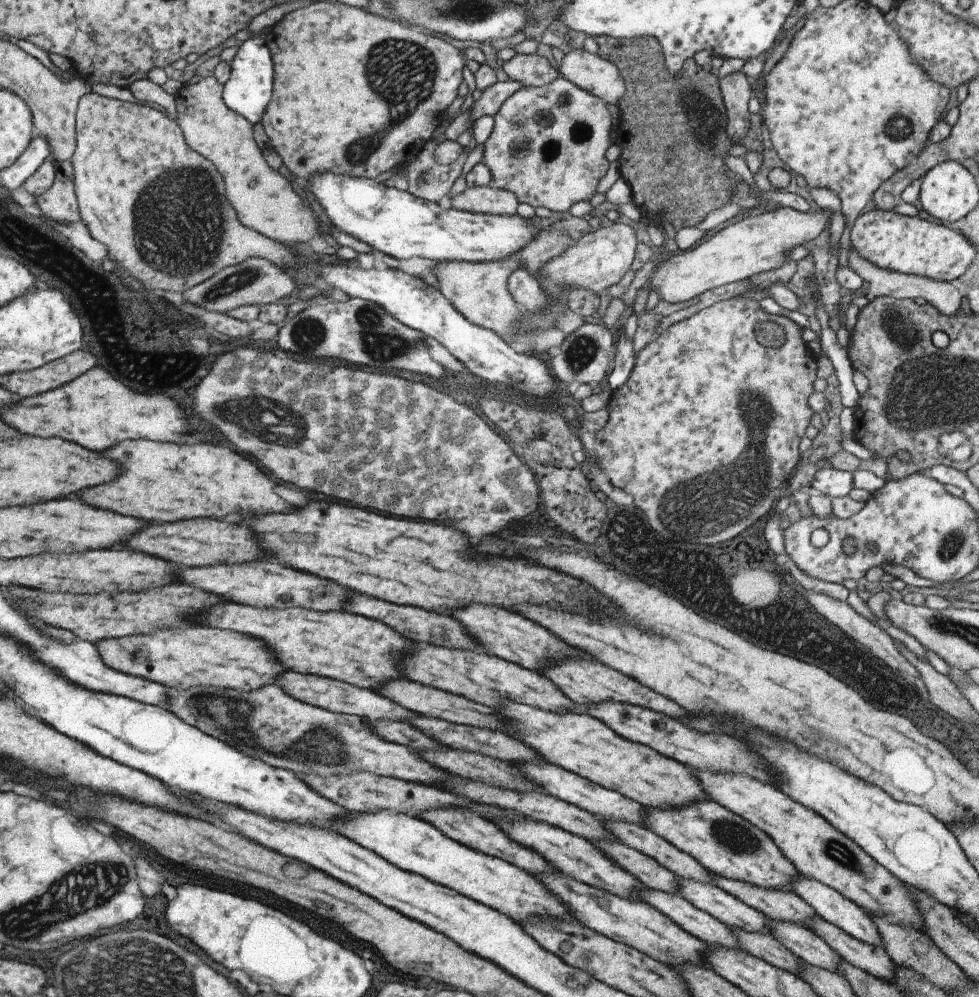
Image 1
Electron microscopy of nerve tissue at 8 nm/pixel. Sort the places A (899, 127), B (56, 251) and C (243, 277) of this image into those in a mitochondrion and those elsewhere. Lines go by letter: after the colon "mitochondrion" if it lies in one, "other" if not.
A: mitochondrion
B: other
C: mitochondrion

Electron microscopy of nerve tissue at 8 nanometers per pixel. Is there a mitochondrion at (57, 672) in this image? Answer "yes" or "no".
no

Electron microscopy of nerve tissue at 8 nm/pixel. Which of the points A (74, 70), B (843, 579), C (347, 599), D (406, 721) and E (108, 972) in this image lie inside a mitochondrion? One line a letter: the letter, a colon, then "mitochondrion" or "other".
A: other
B: other
C: other
D: other
E: mitochondrion

